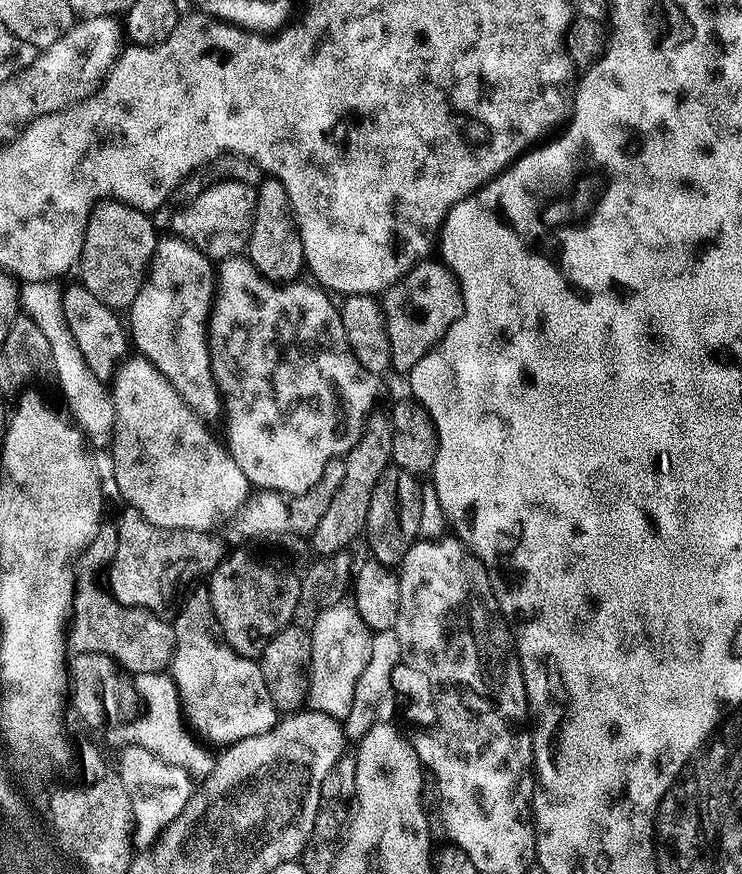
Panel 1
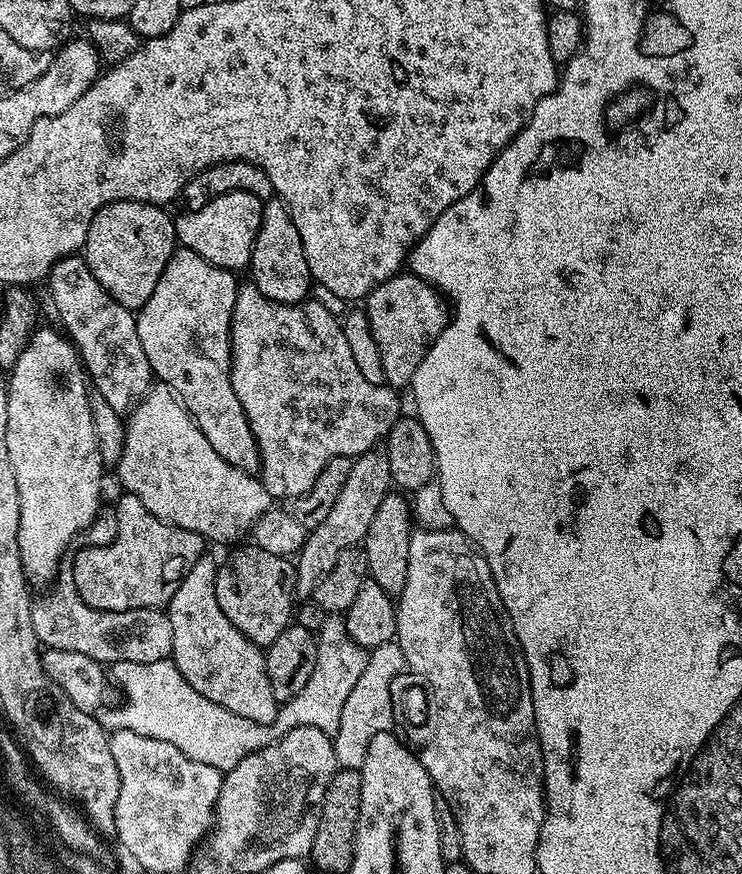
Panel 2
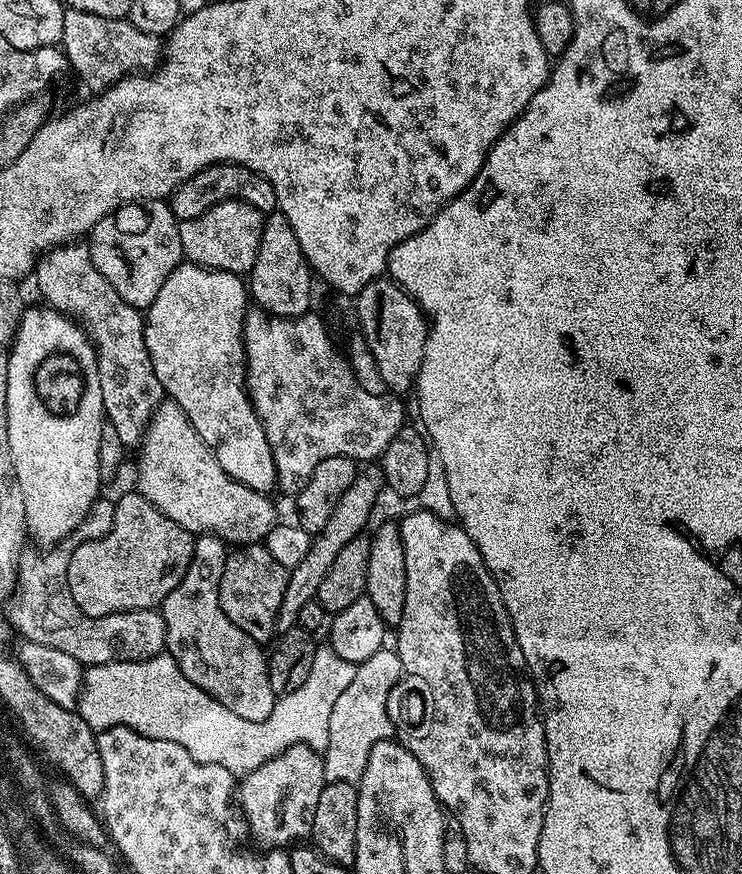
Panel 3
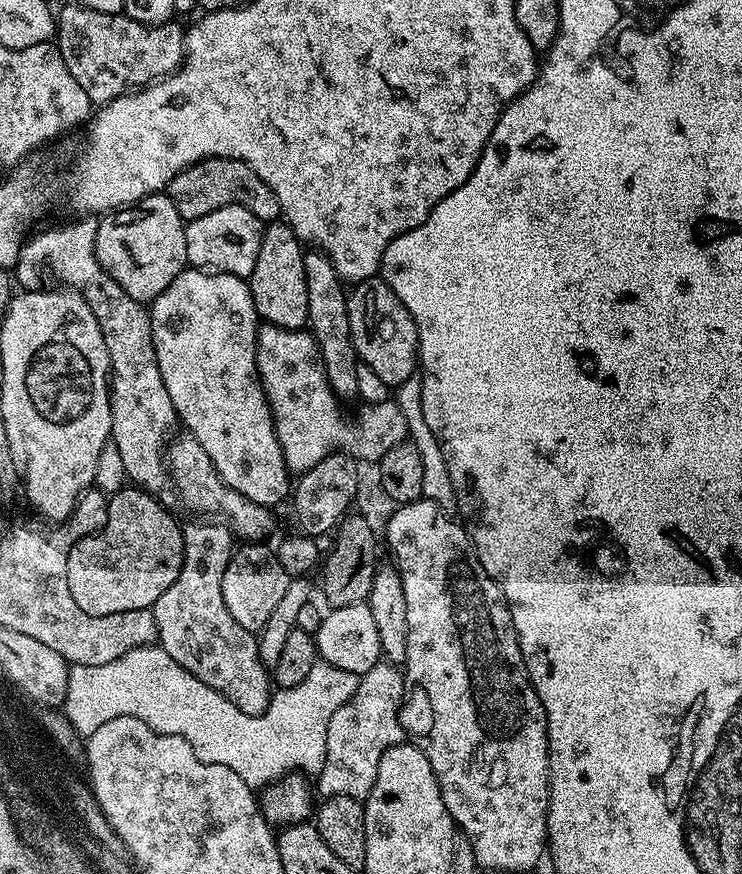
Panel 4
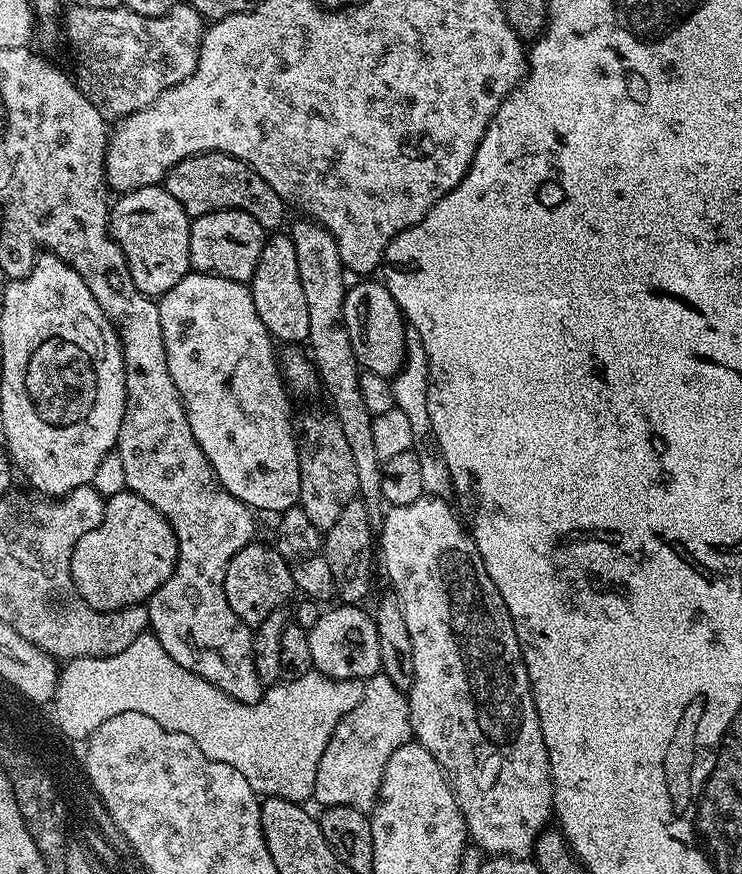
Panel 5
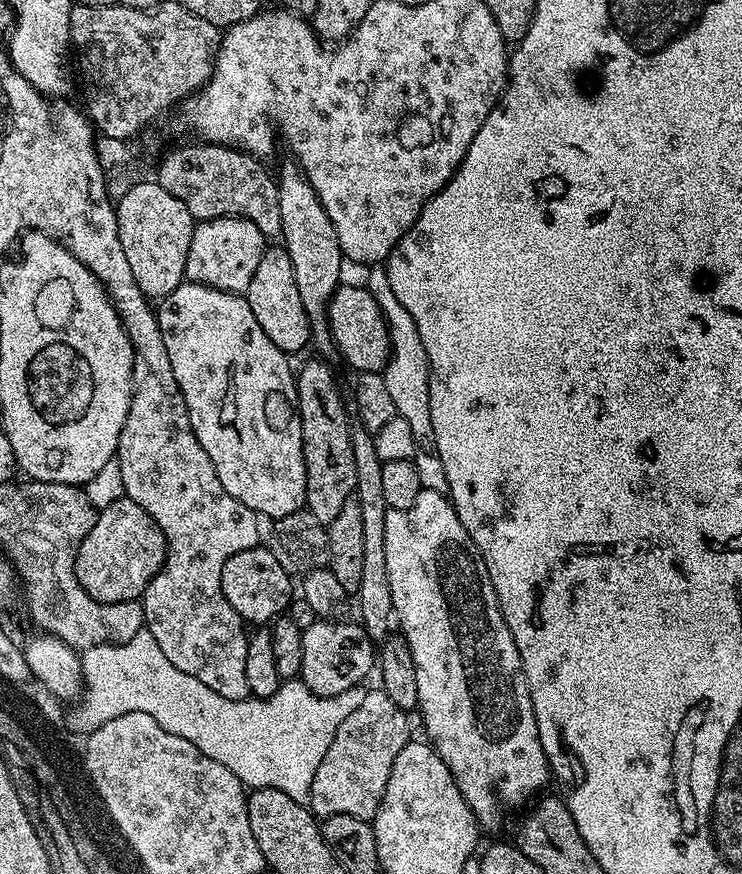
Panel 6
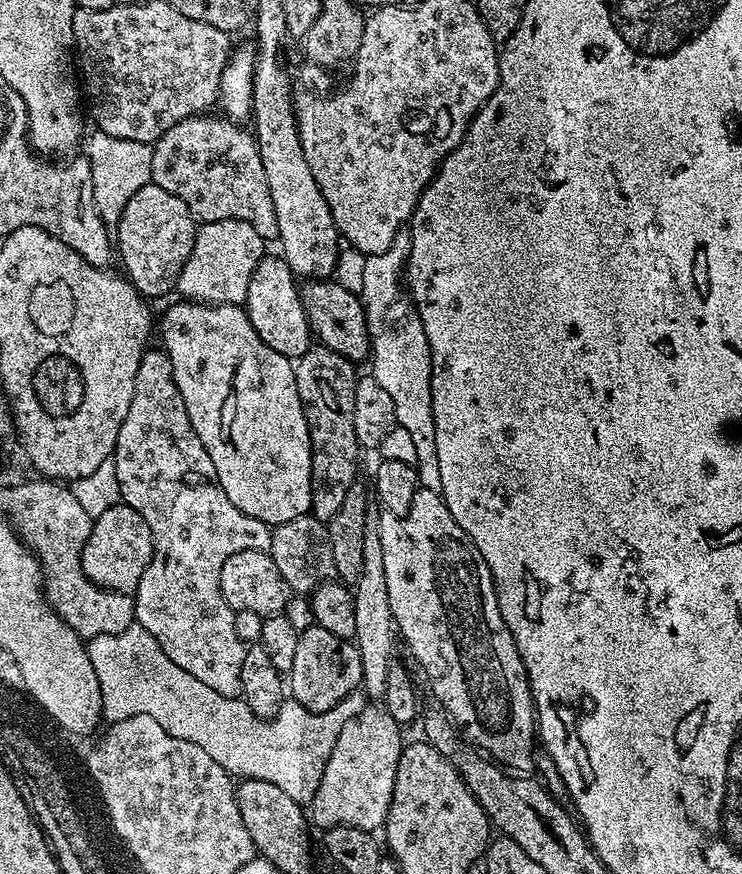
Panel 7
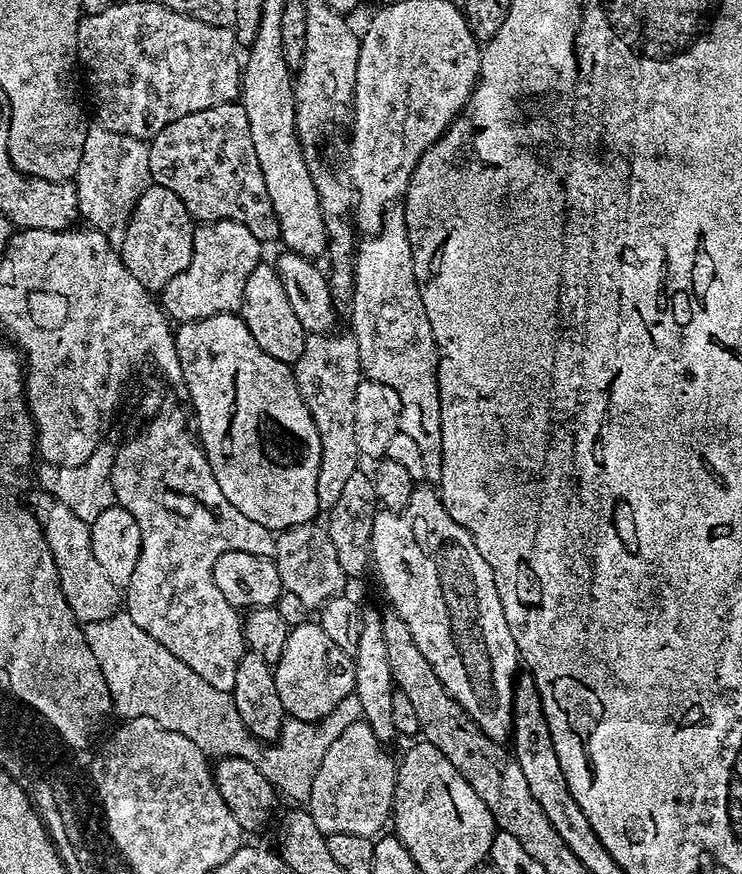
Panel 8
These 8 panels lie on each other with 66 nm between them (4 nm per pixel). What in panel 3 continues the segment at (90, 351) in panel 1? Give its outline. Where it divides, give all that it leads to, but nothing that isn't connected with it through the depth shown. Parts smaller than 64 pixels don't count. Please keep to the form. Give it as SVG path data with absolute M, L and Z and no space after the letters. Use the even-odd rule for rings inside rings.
M73 242L45 252L36 261L34 280L40 283L43 303L79 322L96 347L107 423L114 434L118 434L125 449L135 449L143 441L152 416L165 399L164 388L158 382L158 374L154 374L146 350L146 320L141 309L122 302L118 290L98 274L98 266L94 266L88 245L84 242Z

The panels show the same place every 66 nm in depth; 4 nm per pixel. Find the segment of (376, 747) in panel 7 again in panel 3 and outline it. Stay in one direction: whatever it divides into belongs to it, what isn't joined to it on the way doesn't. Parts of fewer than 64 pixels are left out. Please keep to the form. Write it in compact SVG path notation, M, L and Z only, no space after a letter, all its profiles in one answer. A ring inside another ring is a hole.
M385 646L366 662L357 665L349 687L342 692L330 714L328 742L324 750L324 777L327 781L357 783L365 772L372 747L382 740L389 739L394 732L394 720L390 718L390 696L399 680L403 679L404 667L400 655L393 647Z

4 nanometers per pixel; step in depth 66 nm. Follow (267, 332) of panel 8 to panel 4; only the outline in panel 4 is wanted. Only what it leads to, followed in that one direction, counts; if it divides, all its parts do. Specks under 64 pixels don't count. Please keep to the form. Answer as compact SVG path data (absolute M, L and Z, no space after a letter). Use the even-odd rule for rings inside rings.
M272 222L262 231L262 242L258 246L258 262L254 262L252 275L247 277L248 288L252 291L252 301L256 315L263 323L279 328L300 330L308 322L308 291L306 290L306 266L304 265L305 245L294 234L286 222Z

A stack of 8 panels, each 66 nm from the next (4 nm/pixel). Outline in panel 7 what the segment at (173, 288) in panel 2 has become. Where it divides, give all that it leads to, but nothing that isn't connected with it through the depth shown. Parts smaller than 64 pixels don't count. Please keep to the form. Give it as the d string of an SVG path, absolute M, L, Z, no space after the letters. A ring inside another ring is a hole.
M179 302L172 304L164 312L164 317L158 320L159 343L162 351L170 358L170 366L174 366L174 382L178 386L178 394L182 394L182 402L186 402L186 410L190 414L190 422L202 438L202 446L206 446L206 454L210 454L210 462L214 462L216 480L222 486L226 498L242 510L242 514L250 514L250 518L258 518L263 524L275 526L289 522L299 515L306 515L312 511L312 443L308 433L306 414L302 406L302 398L298 398L296 385L296 370L293 361L288 360L278 350L270 350L262 338L258 338L258 330L250 326L247 312L239 304L202 304L199 302Z

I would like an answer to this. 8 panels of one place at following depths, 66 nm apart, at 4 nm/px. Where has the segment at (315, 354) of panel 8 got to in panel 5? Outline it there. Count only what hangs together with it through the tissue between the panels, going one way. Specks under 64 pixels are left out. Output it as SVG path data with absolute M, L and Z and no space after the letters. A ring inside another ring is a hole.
M324 410L312 416L304 424L306 436L300 448L300 502L299 506L322 534L334 526L335 520L342 515L342 506L357 499L358 470L354 466L354 454L342 426L331 411Z

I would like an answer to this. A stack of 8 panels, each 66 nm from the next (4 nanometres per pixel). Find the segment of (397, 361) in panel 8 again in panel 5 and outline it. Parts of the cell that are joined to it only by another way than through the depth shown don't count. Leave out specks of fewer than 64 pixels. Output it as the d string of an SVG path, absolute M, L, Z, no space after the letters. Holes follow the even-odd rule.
M408 330L404 334L406 351L404 354L404 365L401 366L398 375L391 377L392 389L394 390L394 402L406 419L410 421L412 431L412 442L418 463L422 469L422 486L429 496L437 496L443 500L451 501L454 493L452 491L452 475L450 466L446 466L446 458L436 445L436 436L430 426L430 410L428 409L428 355L422 346L422 342L416 337L415 332Z

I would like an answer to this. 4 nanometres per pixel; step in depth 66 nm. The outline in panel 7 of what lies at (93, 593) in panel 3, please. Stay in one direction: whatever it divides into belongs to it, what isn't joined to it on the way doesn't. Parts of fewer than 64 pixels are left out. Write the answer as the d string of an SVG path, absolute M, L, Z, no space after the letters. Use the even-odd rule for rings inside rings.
M121 502L110 506L106 514L93 519L90 538L86 538L82 550L82 570L93 584L106 588L109 592L135 593L142 578L142 570L146 570L150 561L152 561L150 526L146 526L146 518L142 518L138 510Z

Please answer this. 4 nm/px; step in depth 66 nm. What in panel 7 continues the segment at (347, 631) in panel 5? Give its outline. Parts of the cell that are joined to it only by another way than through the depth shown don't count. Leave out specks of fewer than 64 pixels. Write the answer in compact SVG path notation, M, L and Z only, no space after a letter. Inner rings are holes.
M312 627L300 633L298 650L294 654L294 666L287 673L286 684L290 689L291 699L298 701L312 712L330 710L342 698L361 687L362 658L352 640L343 640L330 630Z

